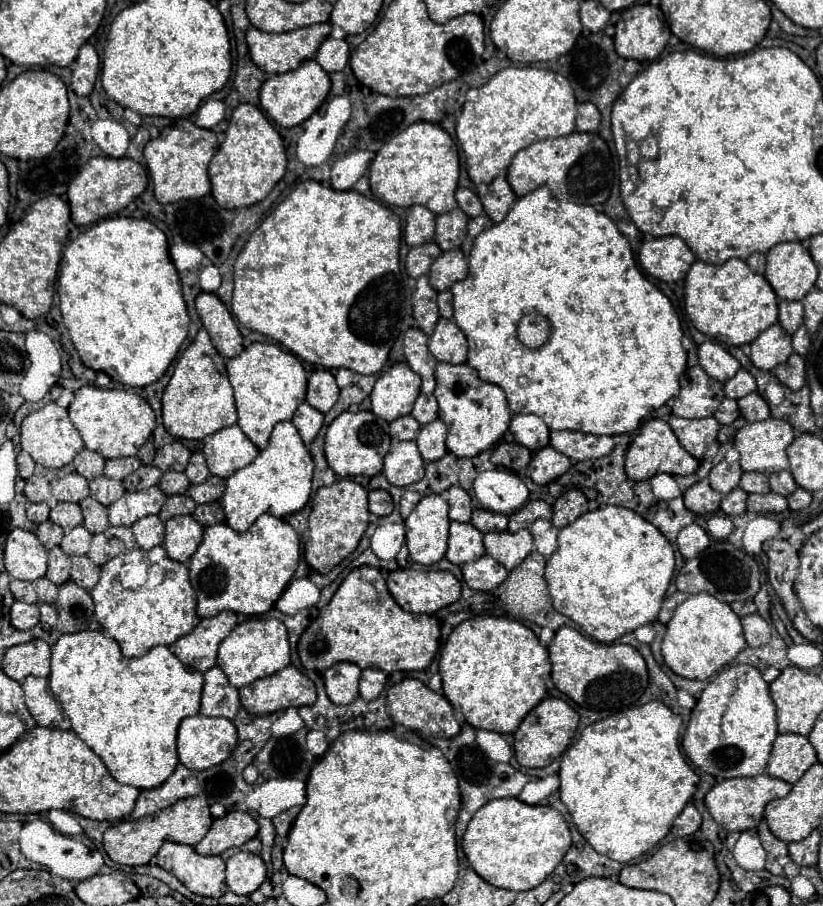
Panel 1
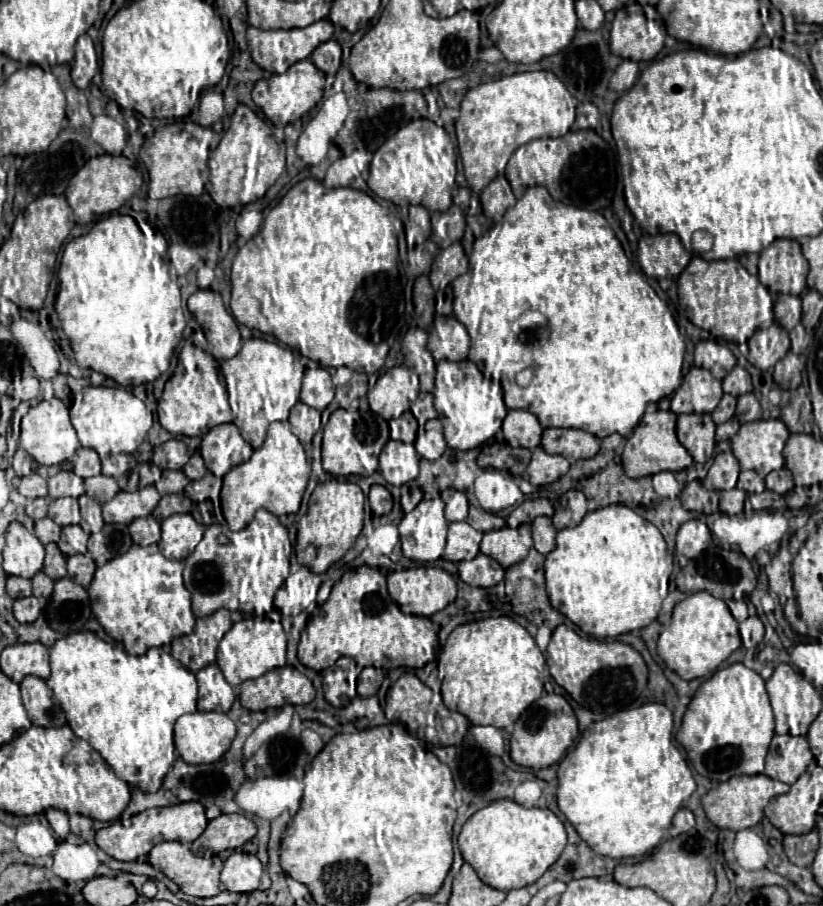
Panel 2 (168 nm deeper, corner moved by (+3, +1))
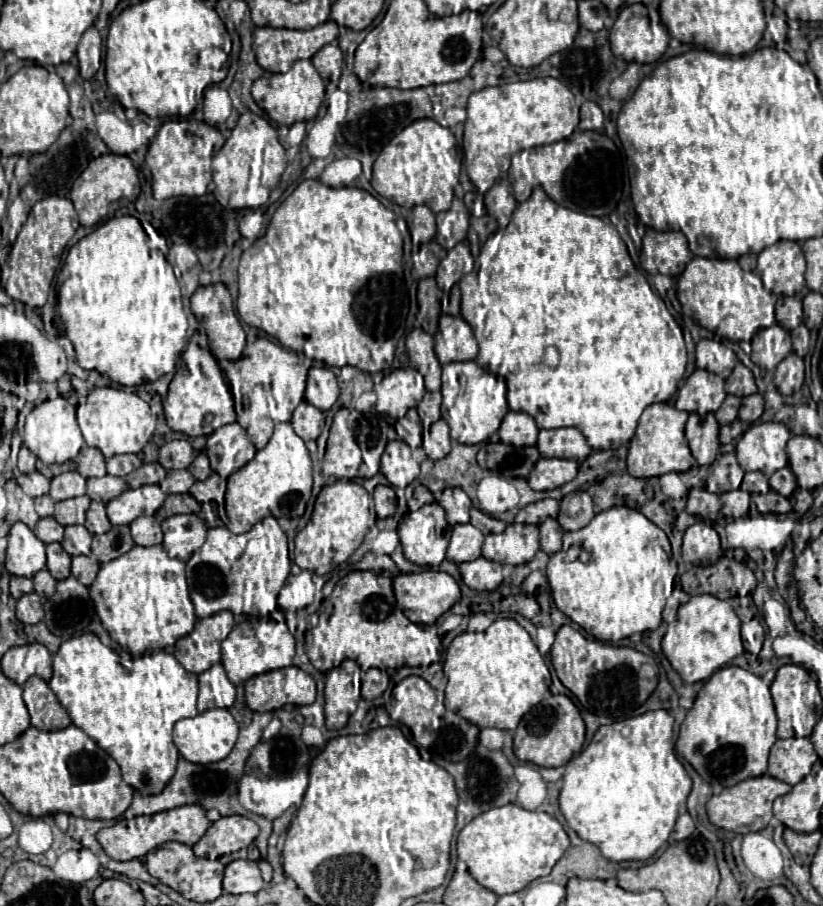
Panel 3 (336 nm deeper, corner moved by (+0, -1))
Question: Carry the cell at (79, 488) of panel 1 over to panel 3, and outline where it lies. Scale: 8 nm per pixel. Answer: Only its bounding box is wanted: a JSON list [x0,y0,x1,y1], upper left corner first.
[49,472,85,502]

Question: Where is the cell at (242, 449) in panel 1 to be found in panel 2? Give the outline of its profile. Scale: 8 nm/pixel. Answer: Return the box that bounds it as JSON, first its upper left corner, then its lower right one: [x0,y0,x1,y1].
[200,424,254,478]

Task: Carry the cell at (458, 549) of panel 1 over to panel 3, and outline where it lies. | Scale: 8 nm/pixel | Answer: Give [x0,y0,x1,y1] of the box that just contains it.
[447,524,485,564]

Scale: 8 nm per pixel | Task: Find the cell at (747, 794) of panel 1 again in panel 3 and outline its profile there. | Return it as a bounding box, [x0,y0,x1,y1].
[707,774,791,834]

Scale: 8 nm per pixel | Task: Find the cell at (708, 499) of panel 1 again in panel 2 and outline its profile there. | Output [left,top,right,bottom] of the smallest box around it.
[680,480,718,514]

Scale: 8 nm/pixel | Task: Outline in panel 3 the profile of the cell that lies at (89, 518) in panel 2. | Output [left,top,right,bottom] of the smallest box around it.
[85,502,111,534]

